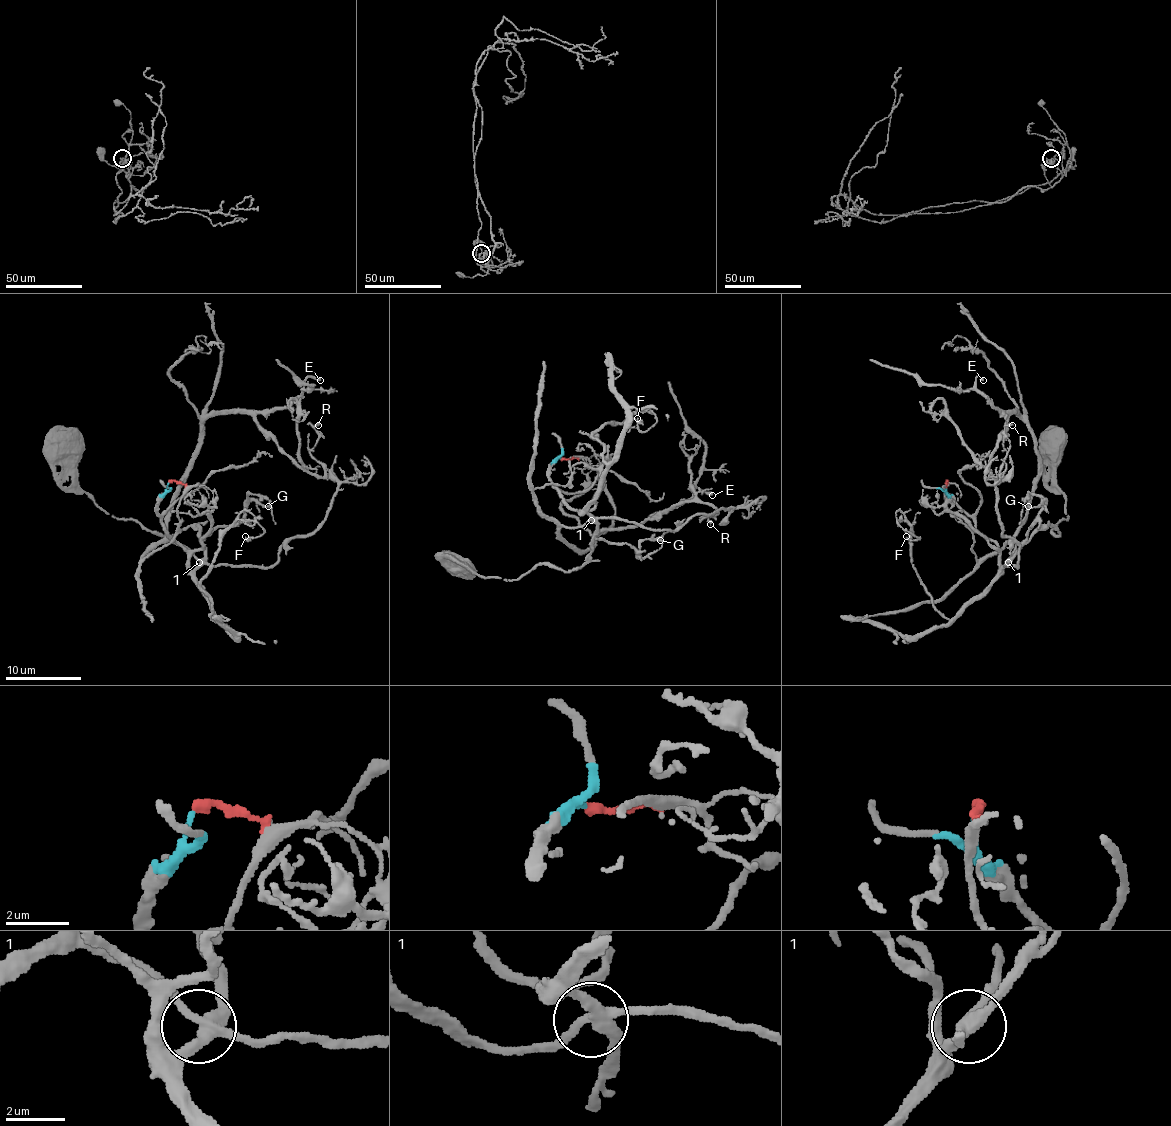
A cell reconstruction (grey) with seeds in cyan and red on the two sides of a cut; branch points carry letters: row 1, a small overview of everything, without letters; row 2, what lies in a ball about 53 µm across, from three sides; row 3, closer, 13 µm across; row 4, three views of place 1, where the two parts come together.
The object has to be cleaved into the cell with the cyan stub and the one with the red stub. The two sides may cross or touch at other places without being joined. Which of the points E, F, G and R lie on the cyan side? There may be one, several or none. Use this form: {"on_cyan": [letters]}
{"on_cyan": ["F", "G"]}

